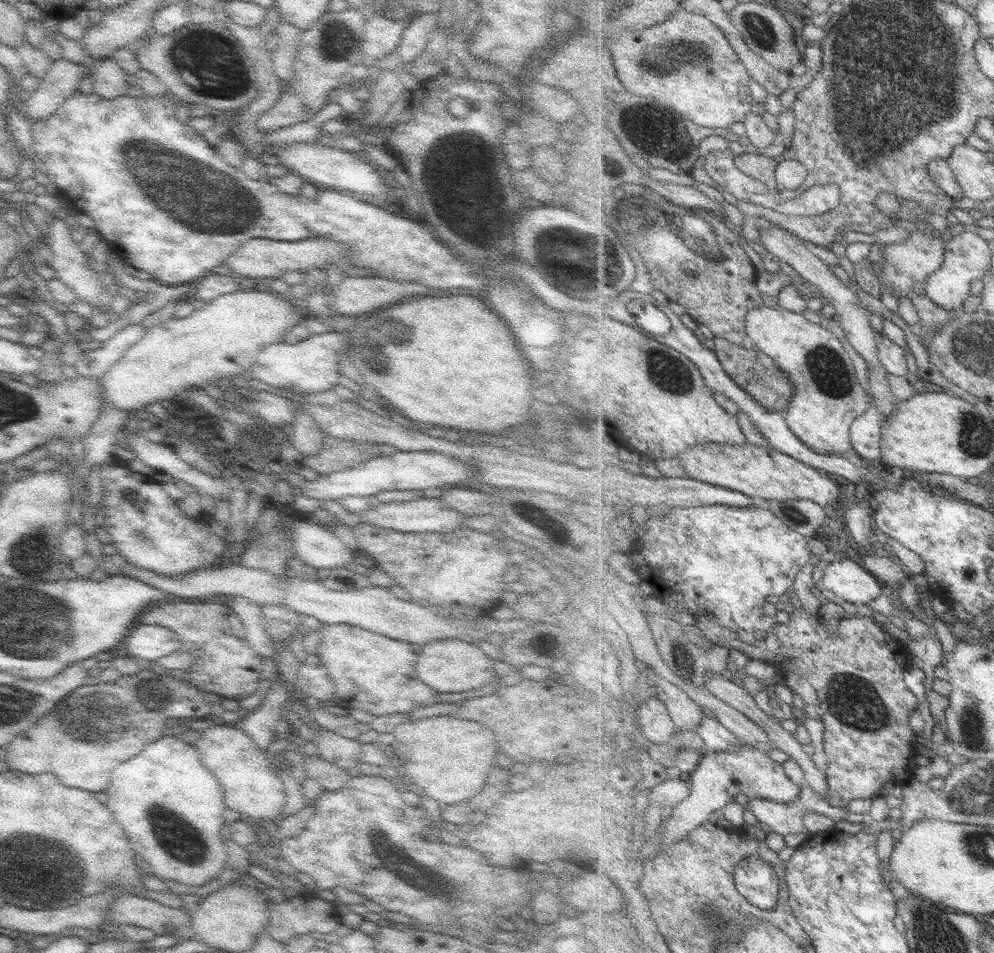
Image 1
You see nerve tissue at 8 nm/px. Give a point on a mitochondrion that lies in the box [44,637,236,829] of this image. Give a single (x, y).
(81, 719)

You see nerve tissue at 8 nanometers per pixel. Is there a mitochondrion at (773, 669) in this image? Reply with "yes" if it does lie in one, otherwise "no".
no

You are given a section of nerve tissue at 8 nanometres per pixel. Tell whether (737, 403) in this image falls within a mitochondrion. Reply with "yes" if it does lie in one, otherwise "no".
no

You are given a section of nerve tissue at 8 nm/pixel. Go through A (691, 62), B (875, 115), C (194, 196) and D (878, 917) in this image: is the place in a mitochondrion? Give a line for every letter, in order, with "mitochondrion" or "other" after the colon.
A: mitochondrion
B: mitochondrion
C: mitochondrion
D: other

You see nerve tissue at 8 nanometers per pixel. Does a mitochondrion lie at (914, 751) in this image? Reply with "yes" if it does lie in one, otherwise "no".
no

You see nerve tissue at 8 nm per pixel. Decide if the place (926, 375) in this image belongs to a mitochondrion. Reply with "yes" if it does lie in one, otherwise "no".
no

